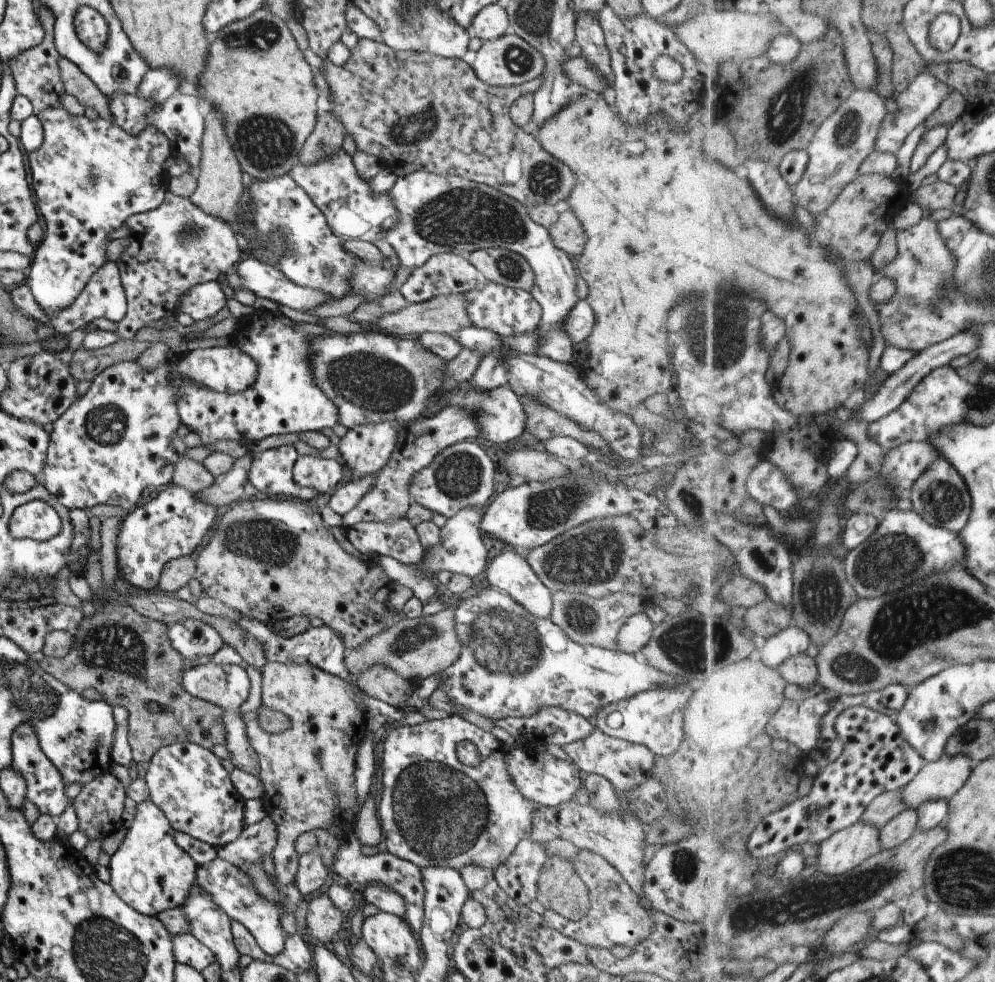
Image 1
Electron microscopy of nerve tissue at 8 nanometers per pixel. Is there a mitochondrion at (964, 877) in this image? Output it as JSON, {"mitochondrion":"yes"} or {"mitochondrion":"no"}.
{"mitochondrion":"yes"}

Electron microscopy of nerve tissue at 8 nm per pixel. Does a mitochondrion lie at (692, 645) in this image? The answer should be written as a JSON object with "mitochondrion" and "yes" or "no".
{"mitochondrion":"yes"}

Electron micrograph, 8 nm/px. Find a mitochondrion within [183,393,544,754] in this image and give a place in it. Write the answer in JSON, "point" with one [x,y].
{"point":[259,539]}

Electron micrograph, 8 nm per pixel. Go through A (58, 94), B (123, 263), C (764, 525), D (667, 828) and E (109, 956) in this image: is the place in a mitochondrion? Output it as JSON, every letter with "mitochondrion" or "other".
{"A":"other","B":"other","C":"other","D":"mitochondrion","E":"mitochondrion"}

